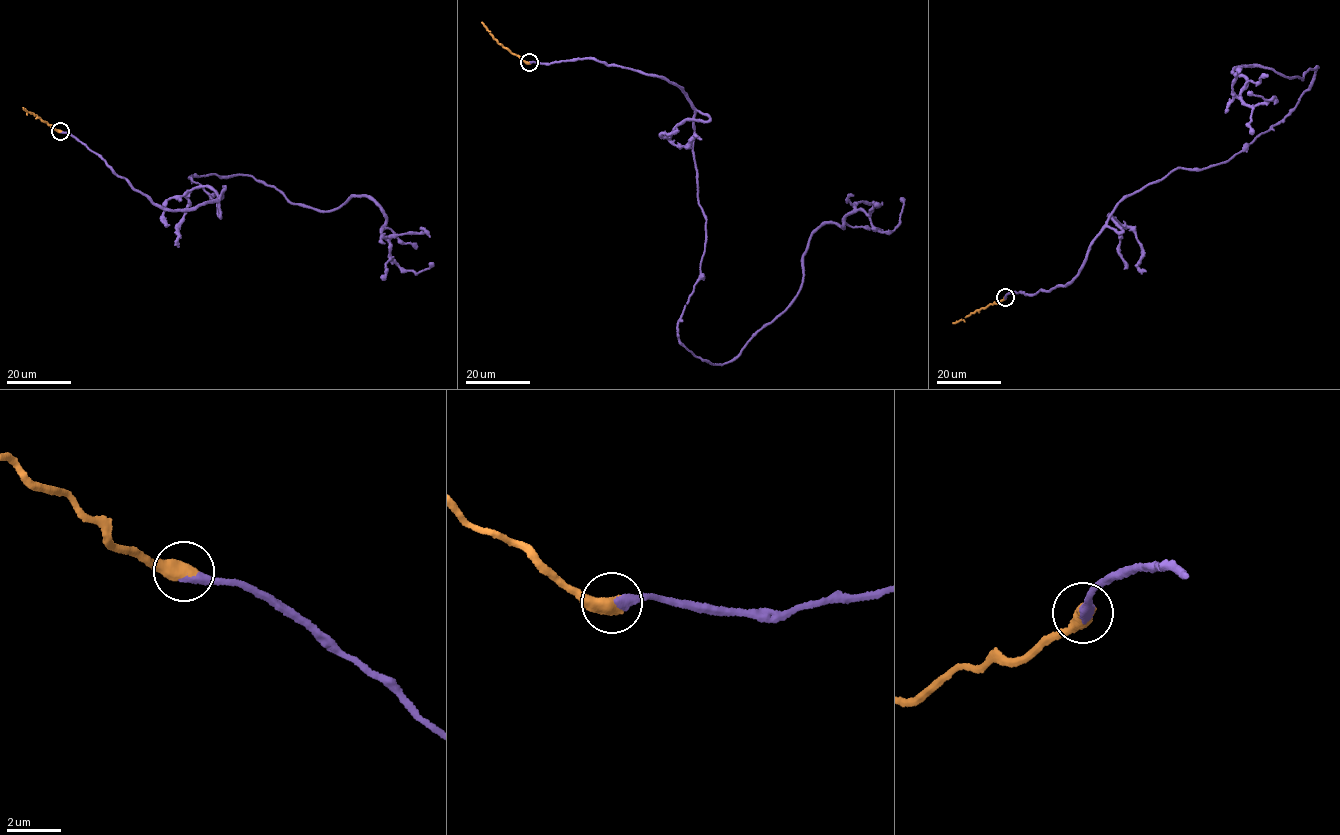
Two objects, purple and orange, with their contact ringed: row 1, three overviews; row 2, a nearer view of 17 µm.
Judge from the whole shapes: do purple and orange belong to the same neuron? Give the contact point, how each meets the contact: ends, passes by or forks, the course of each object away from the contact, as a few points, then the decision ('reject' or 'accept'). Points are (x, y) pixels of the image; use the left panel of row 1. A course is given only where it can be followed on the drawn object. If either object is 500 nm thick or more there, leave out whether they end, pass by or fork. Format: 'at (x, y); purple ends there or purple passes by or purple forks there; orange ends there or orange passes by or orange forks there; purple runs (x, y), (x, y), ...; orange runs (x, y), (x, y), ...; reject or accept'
at (60, 131); purple runs (60, 131), (174, 211), (220, 199), (188, 177), (214, 174), (321, 211), (363, 194), (392, 260), (431, 263); orange runs (60, 131), (23, 107); accept

